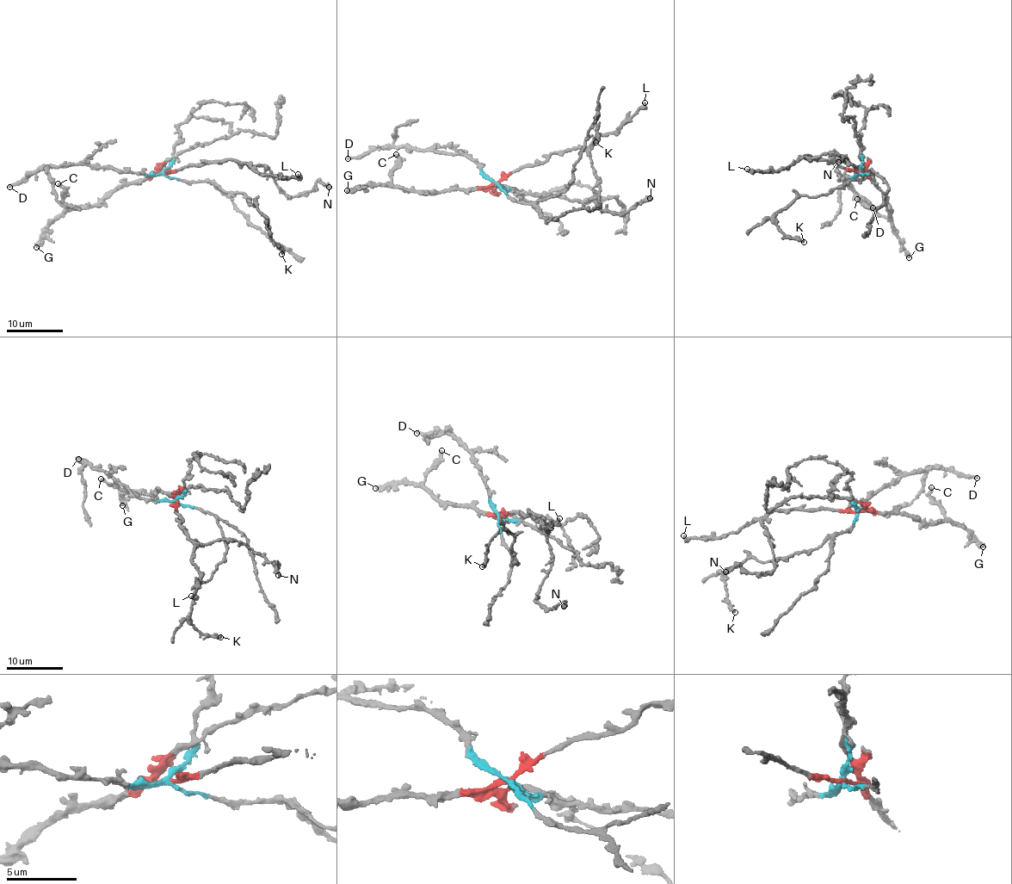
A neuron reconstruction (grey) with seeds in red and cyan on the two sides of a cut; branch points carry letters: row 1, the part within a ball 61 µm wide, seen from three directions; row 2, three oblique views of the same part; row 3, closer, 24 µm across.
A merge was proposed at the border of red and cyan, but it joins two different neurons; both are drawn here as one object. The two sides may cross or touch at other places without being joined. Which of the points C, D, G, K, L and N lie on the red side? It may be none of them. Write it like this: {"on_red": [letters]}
{"on_red": ["C", "G", "L", "N"]}

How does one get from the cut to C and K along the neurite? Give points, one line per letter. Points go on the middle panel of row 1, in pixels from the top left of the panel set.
C: (496, 183), (437, 192), (402, 190), (391, 182), (391, 173), (398, 158), (396, 154)
K: (496, 183), (519, 202), (559, 195), (571, 181), (595, 116), (595, 143)

